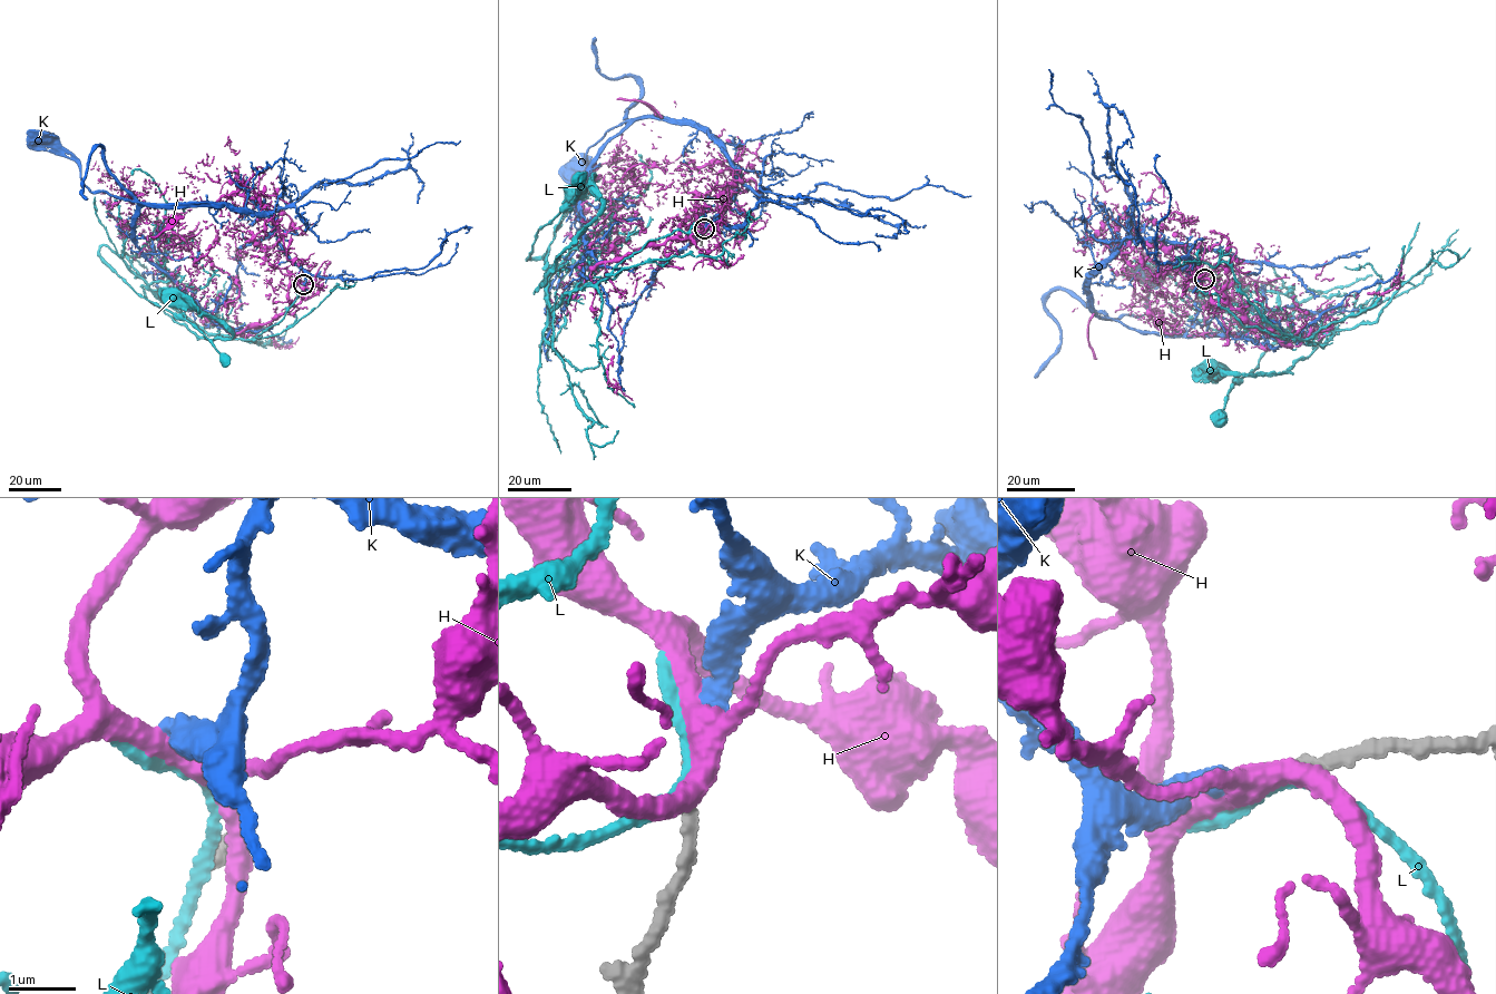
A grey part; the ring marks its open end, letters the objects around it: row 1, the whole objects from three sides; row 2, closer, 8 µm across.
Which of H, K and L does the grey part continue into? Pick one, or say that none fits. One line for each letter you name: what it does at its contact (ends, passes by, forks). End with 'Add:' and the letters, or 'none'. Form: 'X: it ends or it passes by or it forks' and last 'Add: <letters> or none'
K: it ends
Add: K

